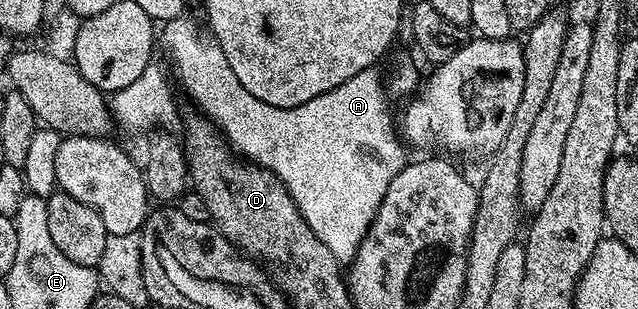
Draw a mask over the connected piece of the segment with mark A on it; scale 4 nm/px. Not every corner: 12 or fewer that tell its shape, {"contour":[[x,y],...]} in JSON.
{"contour":[[189,16],[165,50],[200,113],[352,263],[407,164],[377,68],[255,100]]}

